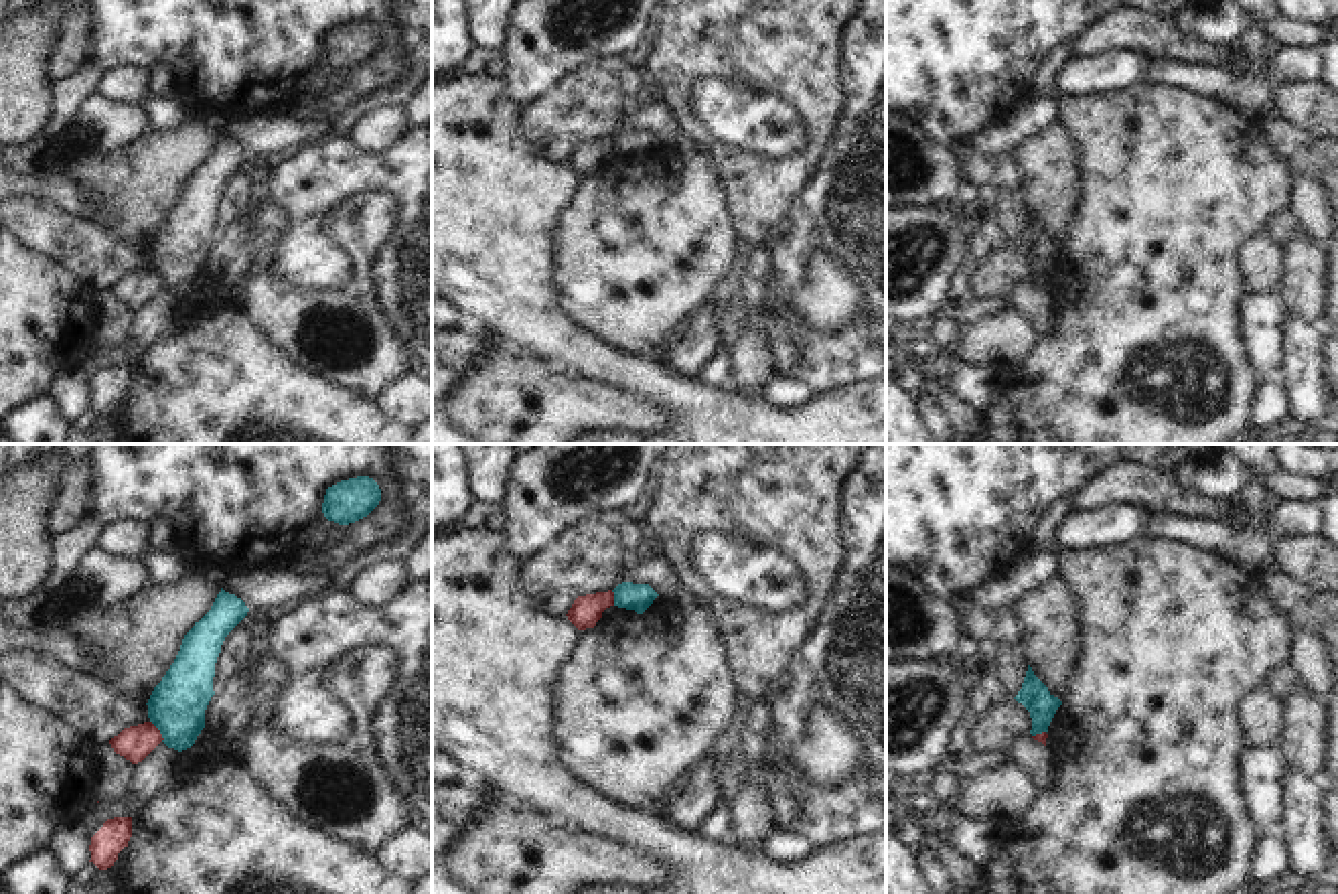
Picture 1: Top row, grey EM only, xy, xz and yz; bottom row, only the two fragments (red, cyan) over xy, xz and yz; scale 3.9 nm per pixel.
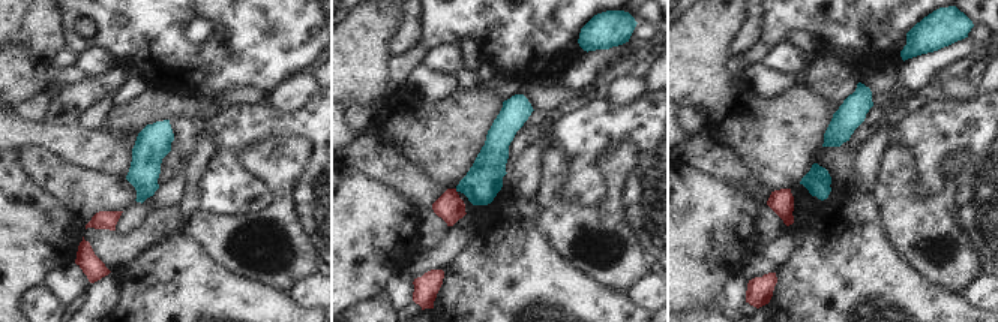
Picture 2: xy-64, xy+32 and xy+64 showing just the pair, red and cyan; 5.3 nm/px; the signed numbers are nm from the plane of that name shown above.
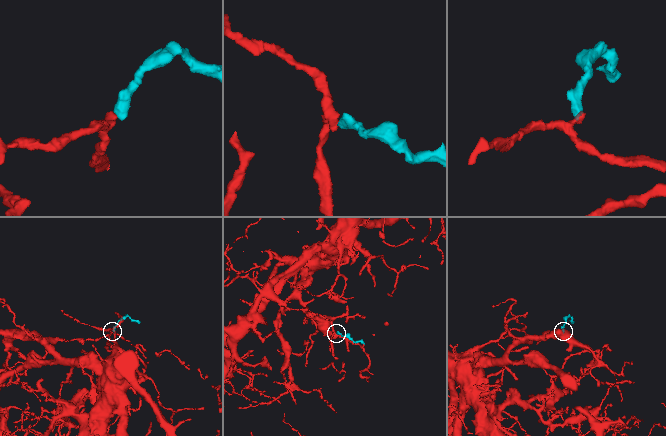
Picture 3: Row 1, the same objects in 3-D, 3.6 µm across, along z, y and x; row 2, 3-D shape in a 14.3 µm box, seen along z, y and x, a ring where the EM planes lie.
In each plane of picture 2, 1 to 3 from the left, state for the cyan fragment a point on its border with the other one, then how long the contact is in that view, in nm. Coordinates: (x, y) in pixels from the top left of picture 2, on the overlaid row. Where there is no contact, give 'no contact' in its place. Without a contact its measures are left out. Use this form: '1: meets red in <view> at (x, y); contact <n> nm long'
1: no contact
2: meets red in xy+32 at (455, 190); contact 30 nm long
3: no contact

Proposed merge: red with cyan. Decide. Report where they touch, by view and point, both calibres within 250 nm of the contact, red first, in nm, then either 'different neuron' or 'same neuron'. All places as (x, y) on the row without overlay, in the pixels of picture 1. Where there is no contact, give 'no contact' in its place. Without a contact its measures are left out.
meets red in xy at (159, 276); 140 nm thick on the red side, 220 nm on the other; different neuron

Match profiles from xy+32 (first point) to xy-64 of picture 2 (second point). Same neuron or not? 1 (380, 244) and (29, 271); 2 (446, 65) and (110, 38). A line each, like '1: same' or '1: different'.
1: same
2: different

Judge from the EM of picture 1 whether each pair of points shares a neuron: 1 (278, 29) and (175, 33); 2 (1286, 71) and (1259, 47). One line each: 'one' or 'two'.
1: one
2: two

